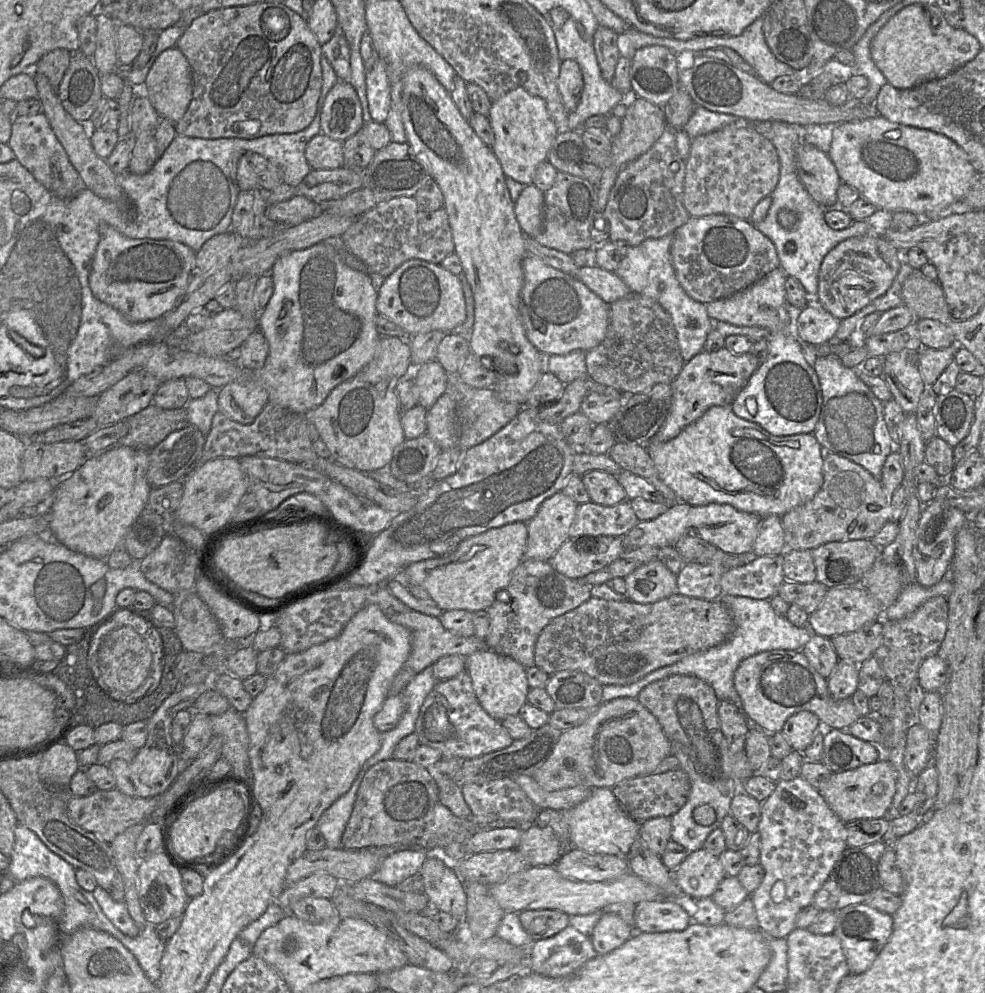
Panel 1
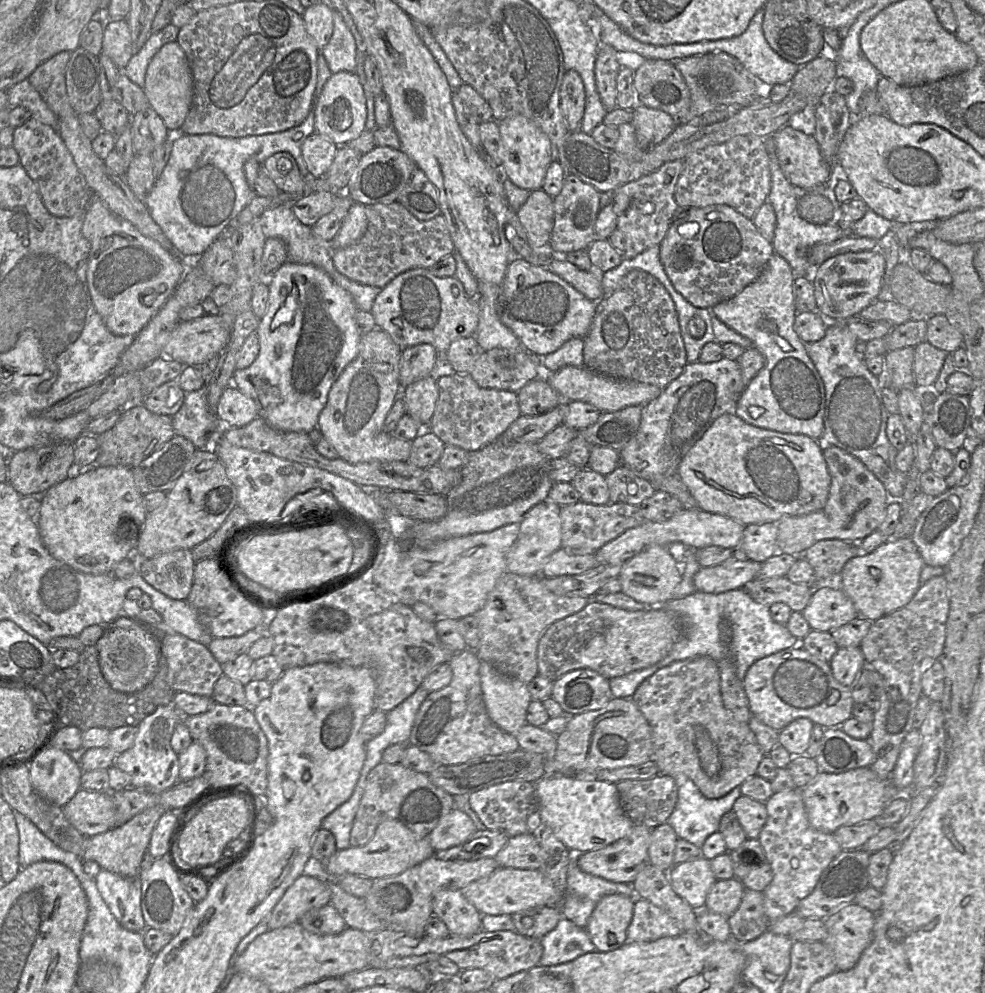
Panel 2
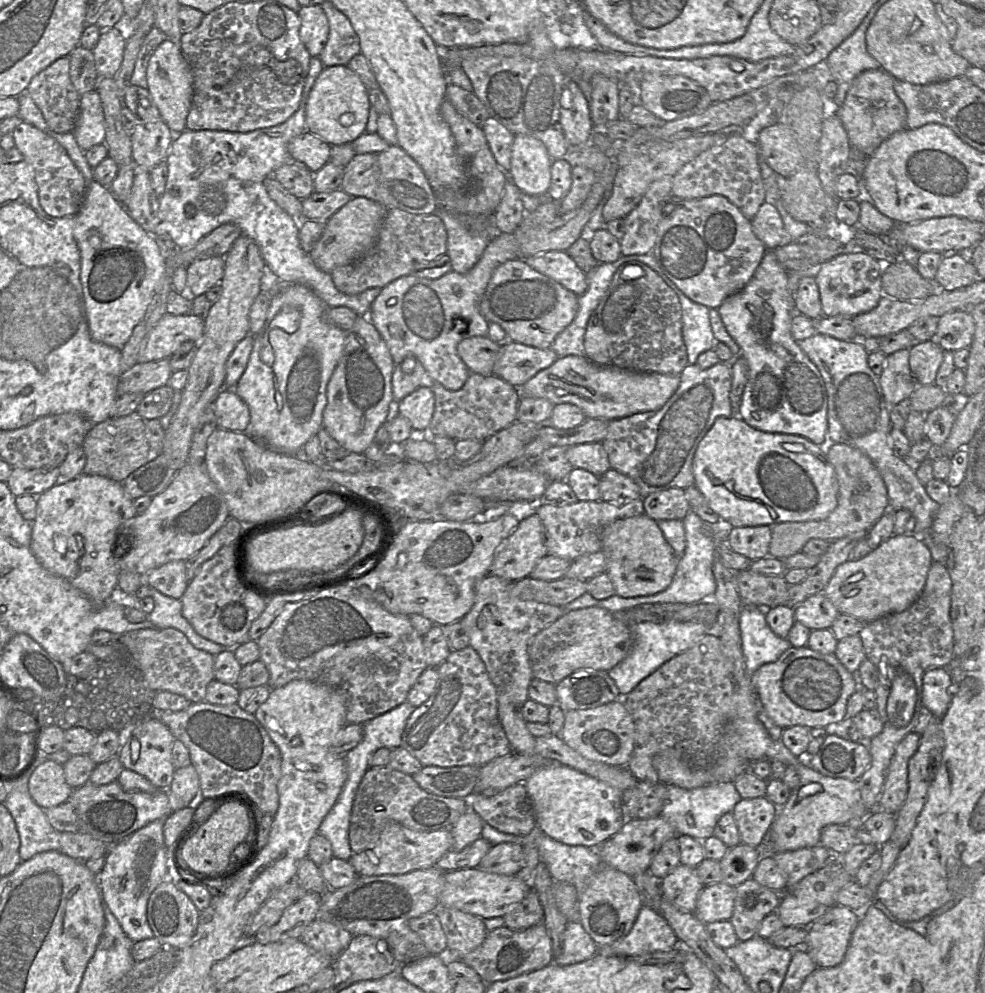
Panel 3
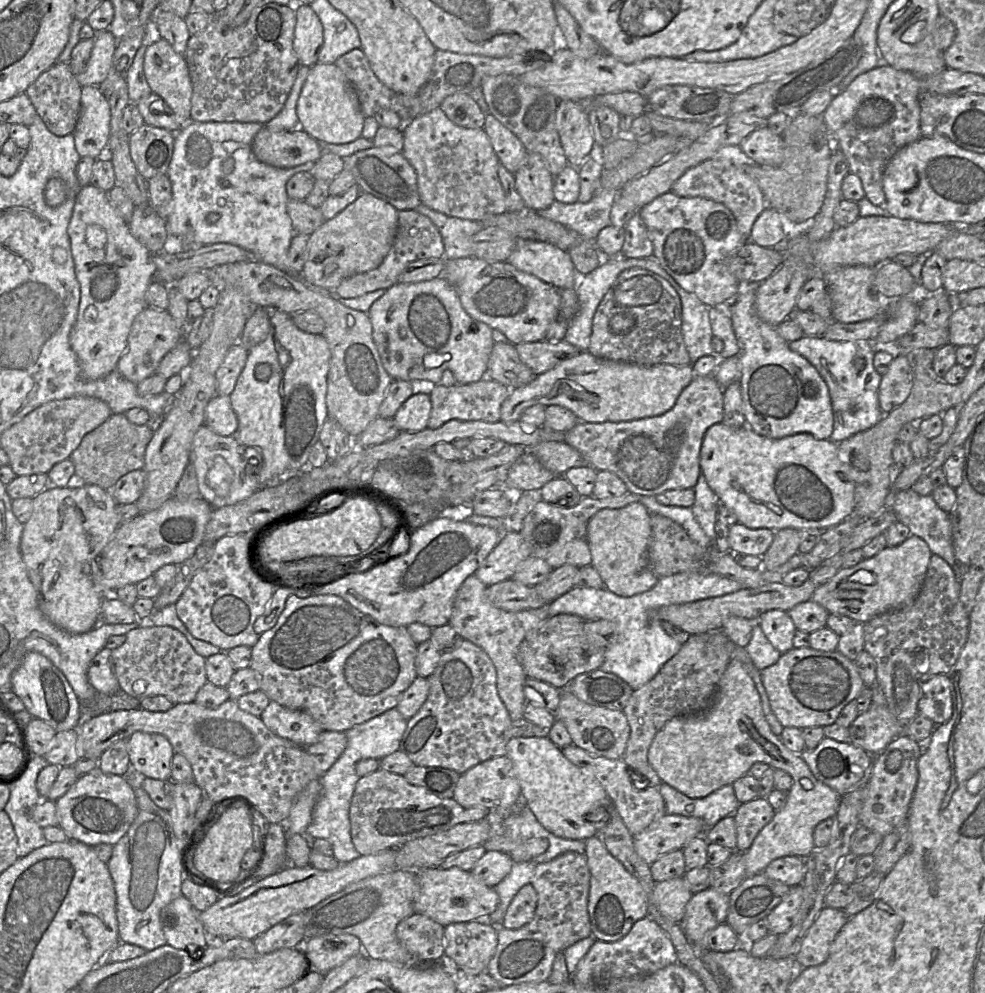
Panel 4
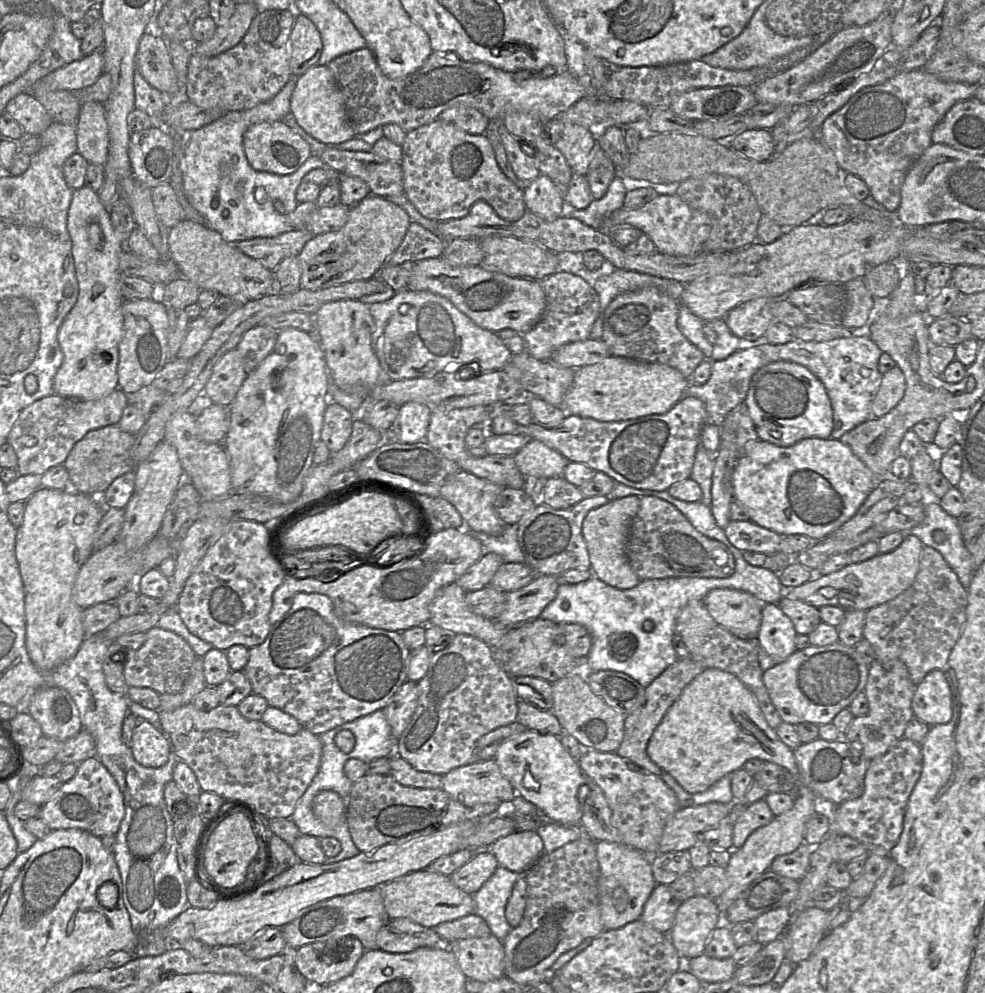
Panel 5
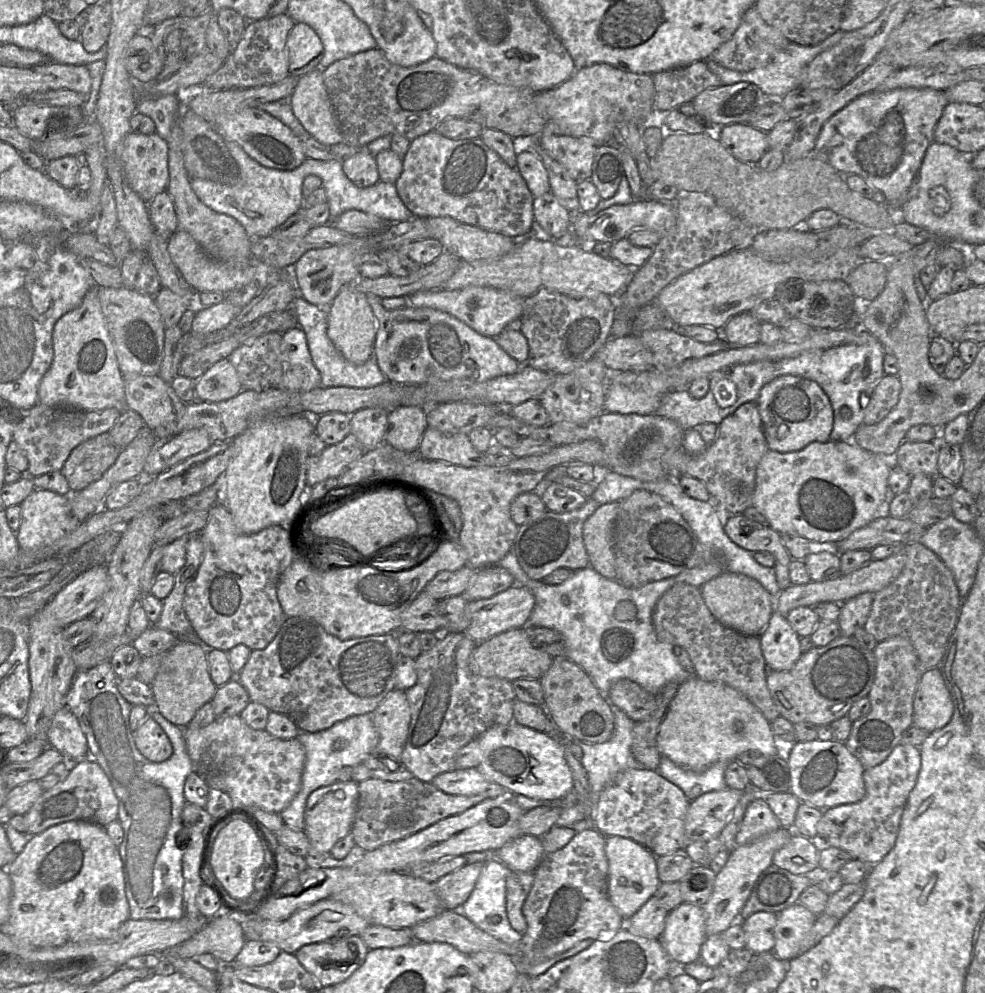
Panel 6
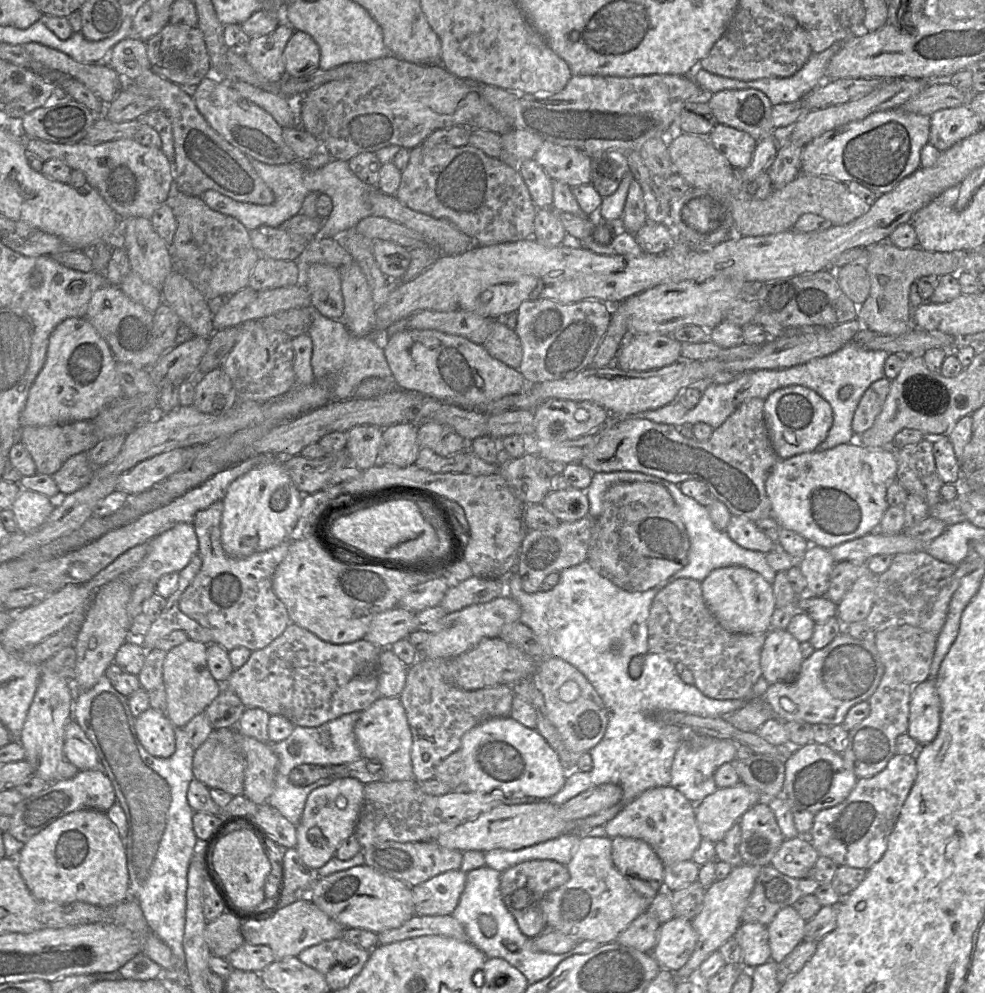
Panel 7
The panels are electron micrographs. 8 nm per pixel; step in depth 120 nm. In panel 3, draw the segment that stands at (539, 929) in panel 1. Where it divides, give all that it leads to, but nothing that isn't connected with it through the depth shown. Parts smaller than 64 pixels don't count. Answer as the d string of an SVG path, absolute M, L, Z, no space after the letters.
M530 889L519 903L504 916L505 927L511 930L524 930L544 921L544 910L537 893Z

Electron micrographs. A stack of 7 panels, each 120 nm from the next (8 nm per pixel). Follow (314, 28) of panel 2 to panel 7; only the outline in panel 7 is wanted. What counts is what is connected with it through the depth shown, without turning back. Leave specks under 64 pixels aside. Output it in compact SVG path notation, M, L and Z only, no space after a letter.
M296 30L285 46L284 61L287 76L304 76L319 68L319 46L309 34Z

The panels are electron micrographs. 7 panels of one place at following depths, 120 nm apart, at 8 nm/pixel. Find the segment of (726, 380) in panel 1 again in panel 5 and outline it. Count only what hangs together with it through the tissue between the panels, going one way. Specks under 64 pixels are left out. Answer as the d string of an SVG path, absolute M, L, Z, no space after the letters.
M687 396L682 397L664 414L611 422L567 414L556 427L546 427L533 422L522 427L521 431L529 439L538 440L557 451L568 461L583 463L595 472L607 474L616 482L636 489L665 491L691 477L696 451L701 444L701 433L708 422L709 416L704 403L696 397Z

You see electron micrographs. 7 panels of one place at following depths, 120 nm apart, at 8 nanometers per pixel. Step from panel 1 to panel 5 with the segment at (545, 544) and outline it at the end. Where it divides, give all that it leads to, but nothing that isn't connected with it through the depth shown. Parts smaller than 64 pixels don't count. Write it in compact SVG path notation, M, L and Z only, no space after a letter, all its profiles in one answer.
M484 552L481 558L471 565L454 583L466 592L480 590L488 586L503 560L491 552Z

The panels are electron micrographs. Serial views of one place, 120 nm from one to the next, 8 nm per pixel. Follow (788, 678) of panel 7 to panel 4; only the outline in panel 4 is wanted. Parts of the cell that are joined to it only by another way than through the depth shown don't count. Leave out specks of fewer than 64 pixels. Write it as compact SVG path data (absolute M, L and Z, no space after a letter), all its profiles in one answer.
M767 611L760 616L758 623L766 638L779 652L783 654L793 648L797 629L786 611Z

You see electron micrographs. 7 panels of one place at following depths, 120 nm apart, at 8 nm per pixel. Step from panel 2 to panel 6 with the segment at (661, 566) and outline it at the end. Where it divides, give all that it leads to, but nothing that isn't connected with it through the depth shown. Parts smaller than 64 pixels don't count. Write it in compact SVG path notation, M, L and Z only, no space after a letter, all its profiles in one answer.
M620 502L600 505L583 524L583 542L590 567L612 580L617 577L613 540L619 508Z

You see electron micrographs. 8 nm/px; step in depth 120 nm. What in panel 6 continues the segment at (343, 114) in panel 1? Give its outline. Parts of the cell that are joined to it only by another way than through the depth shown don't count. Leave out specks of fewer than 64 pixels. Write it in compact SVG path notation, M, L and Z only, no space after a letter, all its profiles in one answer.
M315 68L300 76L288 101L307 132L330 147L342 142L342 135L324 85L323 70Z

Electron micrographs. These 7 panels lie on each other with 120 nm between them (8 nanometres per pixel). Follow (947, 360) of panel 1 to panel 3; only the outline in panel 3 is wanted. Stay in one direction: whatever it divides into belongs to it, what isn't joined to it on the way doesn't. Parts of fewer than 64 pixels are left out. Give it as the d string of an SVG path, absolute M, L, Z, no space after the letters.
M934 339L917 343L910 348L910 370L918 385L935 382L943 358L944 350Z

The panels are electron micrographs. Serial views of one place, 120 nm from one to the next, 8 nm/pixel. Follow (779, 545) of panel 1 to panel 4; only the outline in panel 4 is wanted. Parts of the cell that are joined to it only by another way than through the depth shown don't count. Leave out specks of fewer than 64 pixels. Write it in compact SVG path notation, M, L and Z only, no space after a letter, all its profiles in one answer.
M741 523L729 527L730 551L762 557L774 539L775 532L767 528L751 529Z

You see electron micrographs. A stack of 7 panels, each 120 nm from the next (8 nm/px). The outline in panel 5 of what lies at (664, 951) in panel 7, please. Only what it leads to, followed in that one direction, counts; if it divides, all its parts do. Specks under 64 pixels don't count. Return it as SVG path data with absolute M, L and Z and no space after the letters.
M696 895L681 903L667 935L685 962L705 953L706 943L722 922L717 900Z

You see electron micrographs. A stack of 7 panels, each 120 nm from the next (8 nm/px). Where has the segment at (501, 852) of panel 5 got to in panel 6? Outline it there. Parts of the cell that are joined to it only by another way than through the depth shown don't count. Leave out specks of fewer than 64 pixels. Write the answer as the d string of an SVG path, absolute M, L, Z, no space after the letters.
M523 834L503 845L495 854L512 872L534 872L545 856L541 837Z

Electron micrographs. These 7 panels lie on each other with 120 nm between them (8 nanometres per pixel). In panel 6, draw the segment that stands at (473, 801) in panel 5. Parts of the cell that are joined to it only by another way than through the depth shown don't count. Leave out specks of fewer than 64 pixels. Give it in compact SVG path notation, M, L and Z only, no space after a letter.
M477 767L444 772L431 783L447 794L466 796L485 793L492 786Z

